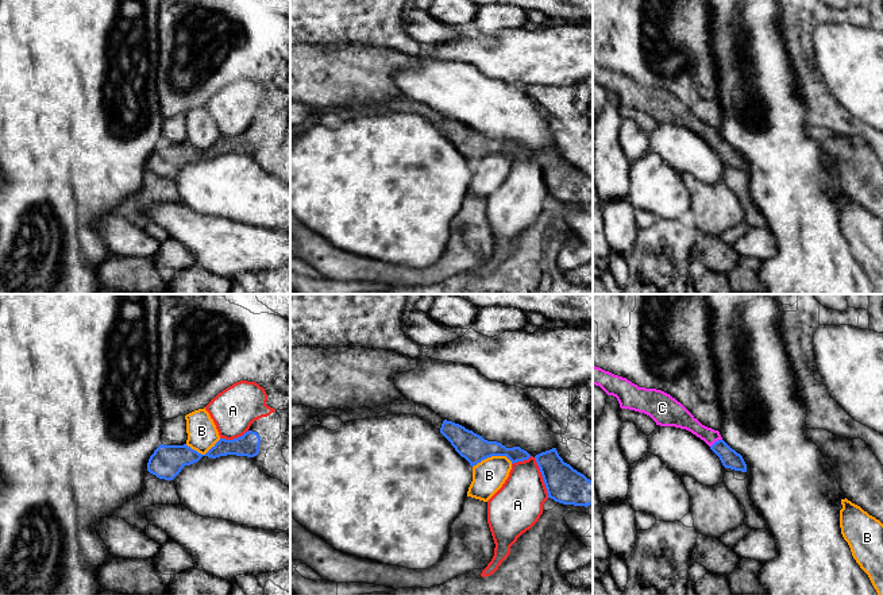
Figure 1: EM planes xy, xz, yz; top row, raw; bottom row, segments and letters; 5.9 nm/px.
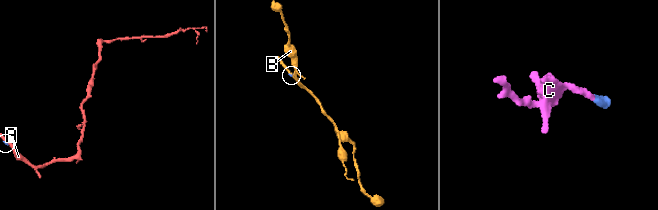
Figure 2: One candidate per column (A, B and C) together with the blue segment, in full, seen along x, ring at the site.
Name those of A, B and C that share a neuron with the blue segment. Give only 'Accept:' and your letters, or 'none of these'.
Accept: C

